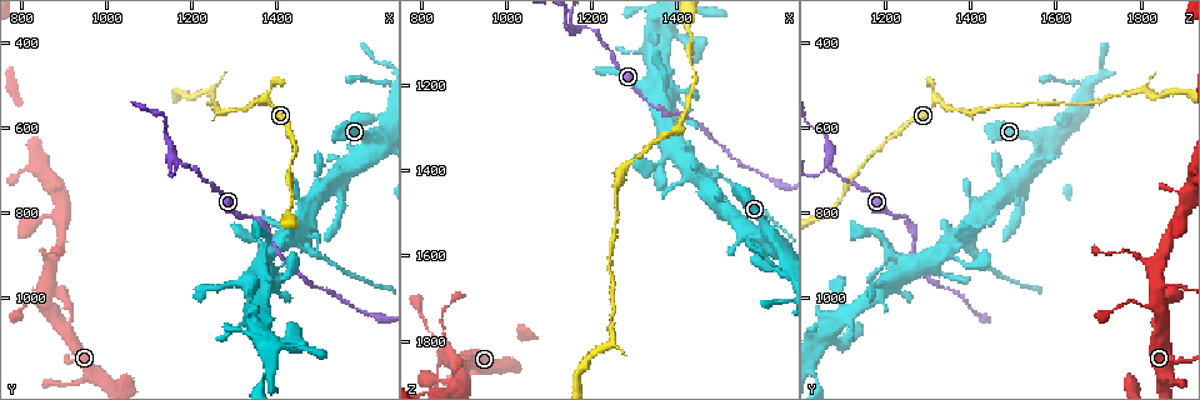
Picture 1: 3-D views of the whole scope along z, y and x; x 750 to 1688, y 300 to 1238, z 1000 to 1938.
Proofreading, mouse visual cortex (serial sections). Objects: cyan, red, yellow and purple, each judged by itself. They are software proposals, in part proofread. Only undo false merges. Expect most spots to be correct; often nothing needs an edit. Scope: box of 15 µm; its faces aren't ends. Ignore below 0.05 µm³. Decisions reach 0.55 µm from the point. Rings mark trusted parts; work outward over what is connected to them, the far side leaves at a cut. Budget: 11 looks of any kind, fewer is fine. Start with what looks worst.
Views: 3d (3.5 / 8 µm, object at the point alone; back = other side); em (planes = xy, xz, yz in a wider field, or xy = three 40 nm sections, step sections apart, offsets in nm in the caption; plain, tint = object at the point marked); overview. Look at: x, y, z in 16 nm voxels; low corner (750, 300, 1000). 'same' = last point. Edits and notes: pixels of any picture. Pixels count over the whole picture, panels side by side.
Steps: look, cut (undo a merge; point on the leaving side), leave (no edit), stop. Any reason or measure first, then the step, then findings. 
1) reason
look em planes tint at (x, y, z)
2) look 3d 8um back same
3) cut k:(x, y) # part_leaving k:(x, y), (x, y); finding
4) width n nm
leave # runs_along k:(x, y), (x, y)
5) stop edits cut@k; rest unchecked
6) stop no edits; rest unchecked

a fork
look 3d 8um at (1160, 675, 1075)

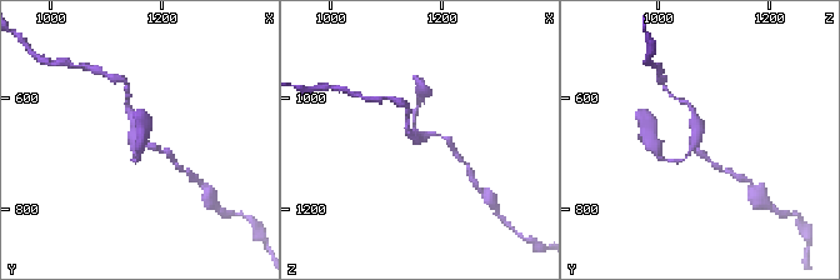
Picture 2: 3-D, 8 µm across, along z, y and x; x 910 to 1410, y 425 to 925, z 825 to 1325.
zoom in
look 3d 3.5um at (1165, 670, 1070)

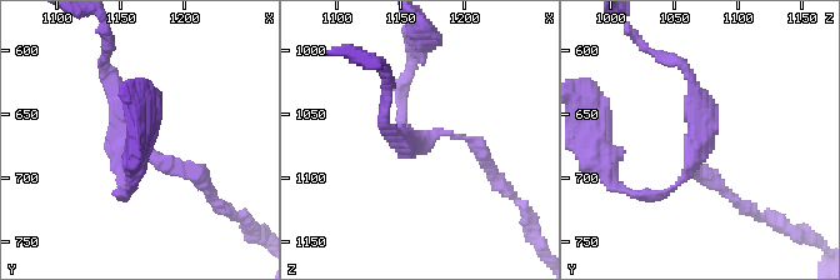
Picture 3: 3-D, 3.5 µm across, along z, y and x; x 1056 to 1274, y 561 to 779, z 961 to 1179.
arms 3; arm_widths 100, 100, 200 nm; shape alone is not enough
look em xy step 5 tint at (1158, 670, 1070)

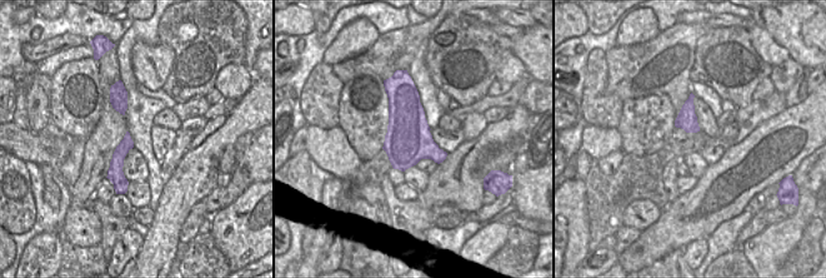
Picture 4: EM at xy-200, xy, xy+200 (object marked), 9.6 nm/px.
width 440 nm
leave # runs_along 4:(128, 139), (118, 157), (123, 188); one cell here

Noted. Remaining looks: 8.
sharp bend
look 3d 3.5um at (1380, 525, 1310)

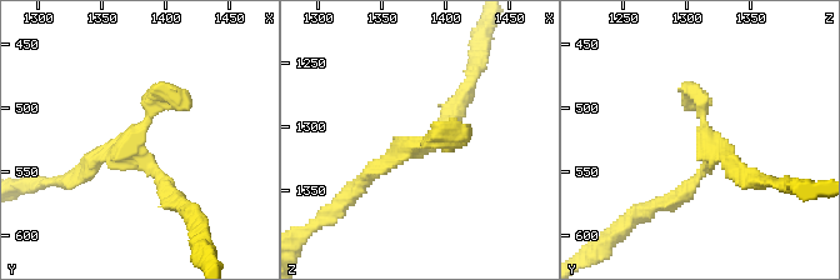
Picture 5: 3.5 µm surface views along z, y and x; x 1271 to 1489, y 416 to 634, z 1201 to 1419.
shape alone is not enough
look em xy step 3 tint at (1376, 524, 1314)

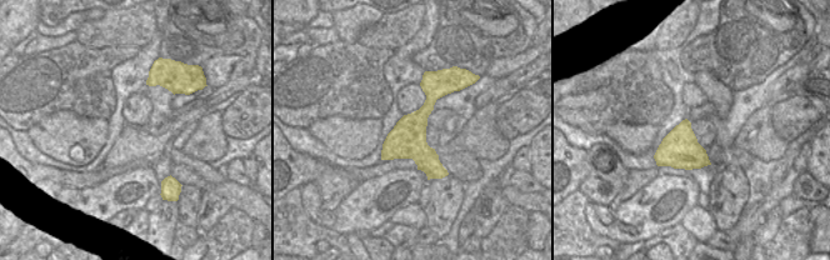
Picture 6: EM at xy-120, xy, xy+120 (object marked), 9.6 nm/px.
leave # runs_along 5:(173, 199), (130, 149), (164, 99), (188, 110); all the same cell

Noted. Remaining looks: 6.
sudden change in width
look 3d 3.5um at (865, 920, 1835)

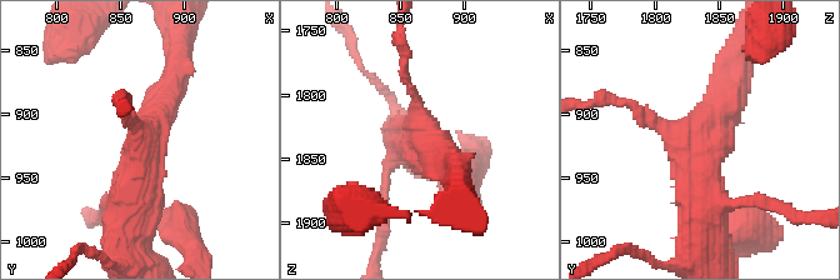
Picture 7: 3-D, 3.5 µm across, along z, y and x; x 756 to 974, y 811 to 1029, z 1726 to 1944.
arms 3; arm_widths 150, 400, 600 nm
look em xy step 3 tint at (866, 920, 1834)

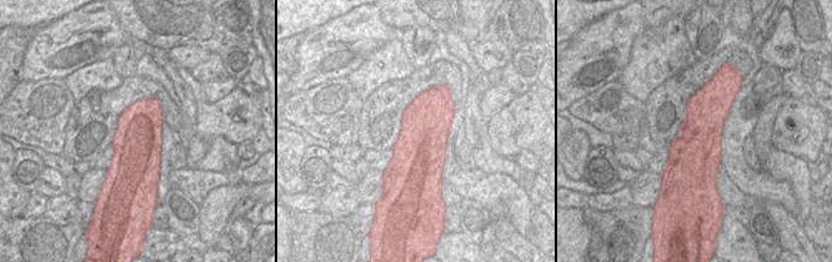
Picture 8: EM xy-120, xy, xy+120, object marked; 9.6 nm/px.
leave # runs_along 7:(133, 228), (148, 128), (175, 78); one cell here

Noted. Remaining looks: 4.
a fork
look 3d 8um at (1550, 725, 1530)

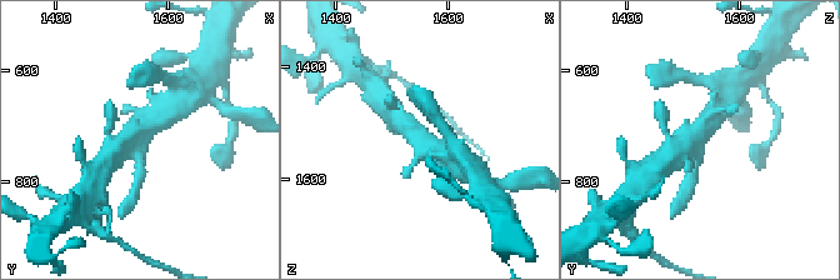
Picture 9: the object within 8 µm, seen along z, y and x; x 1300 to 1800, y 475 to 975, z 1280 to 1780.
look 3d 3.5um at (1550, 730, 1535)

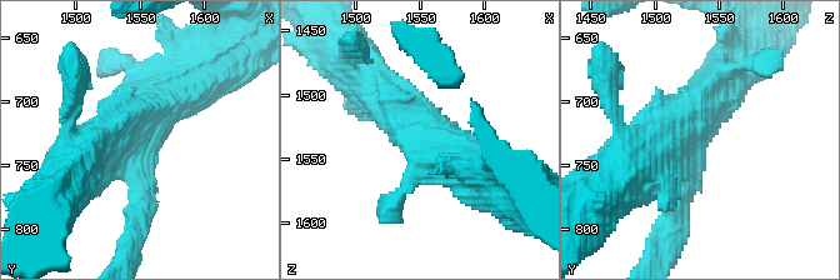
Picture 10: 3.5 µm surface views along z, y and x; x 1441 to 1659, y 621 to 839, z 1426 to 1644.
arms 3; arm_widths 200, 500, 600 nm; need the tissue
look em xy step 1 tint at (1550, 726, 1532)

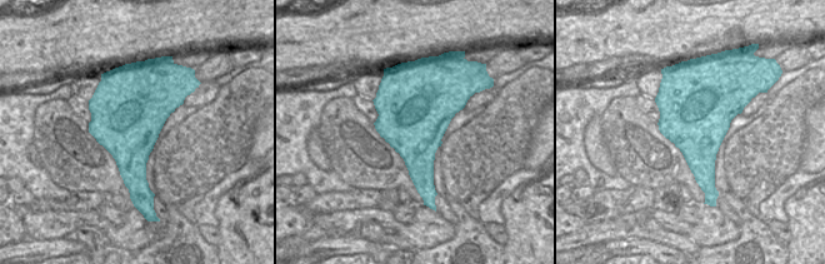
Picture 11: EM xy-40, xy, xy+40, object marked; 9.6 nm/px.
leave # runs_along 10:(476, 170), (423, 135), (361, 78); continuous, no second cell

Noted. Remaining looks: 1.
stop no edits; rest unchecked

